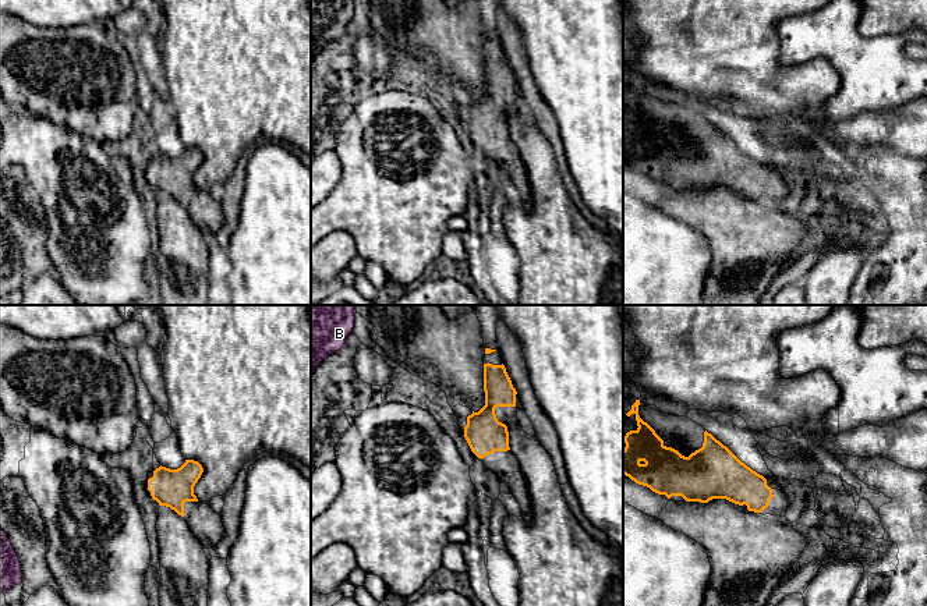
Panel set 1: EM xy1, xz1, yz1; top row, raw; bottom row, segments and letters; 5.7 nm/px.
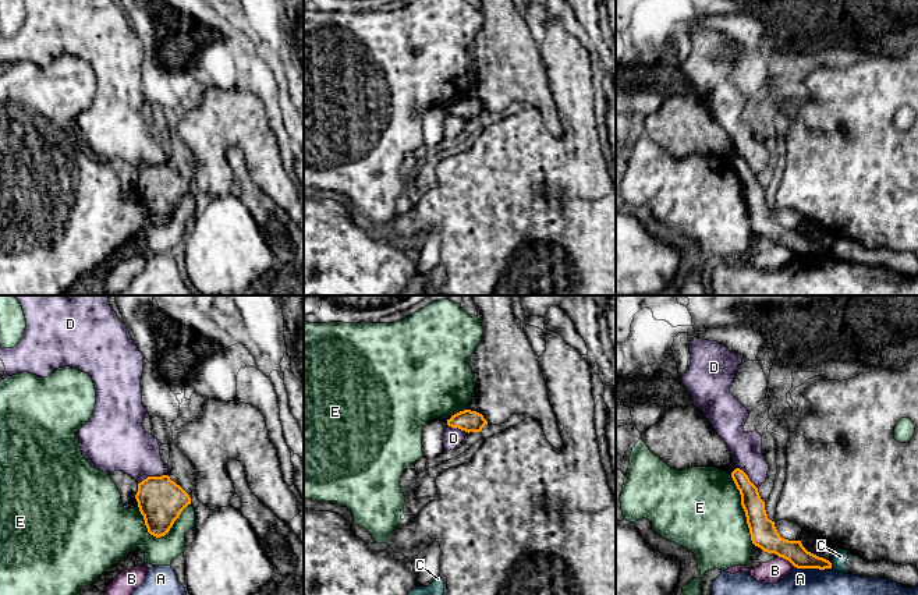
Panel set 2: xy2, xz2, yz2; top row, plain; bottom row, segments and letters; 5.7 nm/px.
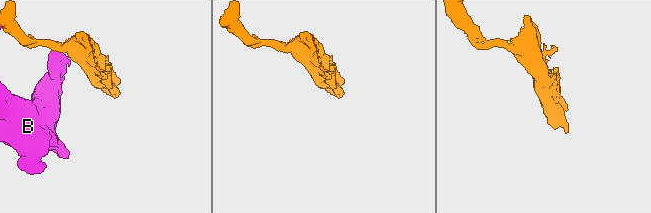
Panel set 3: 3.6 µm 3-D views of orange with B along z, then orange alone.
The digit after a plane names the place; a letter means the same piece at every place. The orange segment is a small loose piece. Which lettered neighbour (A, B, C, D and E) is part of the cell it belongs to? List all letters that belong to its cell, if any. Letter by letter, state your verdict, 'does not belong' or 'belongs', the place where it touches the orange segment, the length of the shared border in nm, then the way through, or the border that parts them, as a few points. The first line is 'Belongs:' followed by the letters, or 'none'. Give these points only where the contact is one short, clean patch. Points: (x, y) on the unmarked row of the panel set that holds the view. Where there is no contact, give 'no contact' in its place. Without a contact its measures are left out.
Belongs: none
A: does not belong | yz2 (812, 255) | 220 nm
B: does not belong | yz2 (786, 247) | 120 nm
C: does not belong | yz2 (830, 254) | 30 nm | along yz2 (830, 251), (832, 255)
D: does not belong | xy2 (151, 165) | 170 nm | along xy2 (165, 162), (146, 165), (138, 172)
E: does not belong | xy2 (156, 225) | 320 nm

